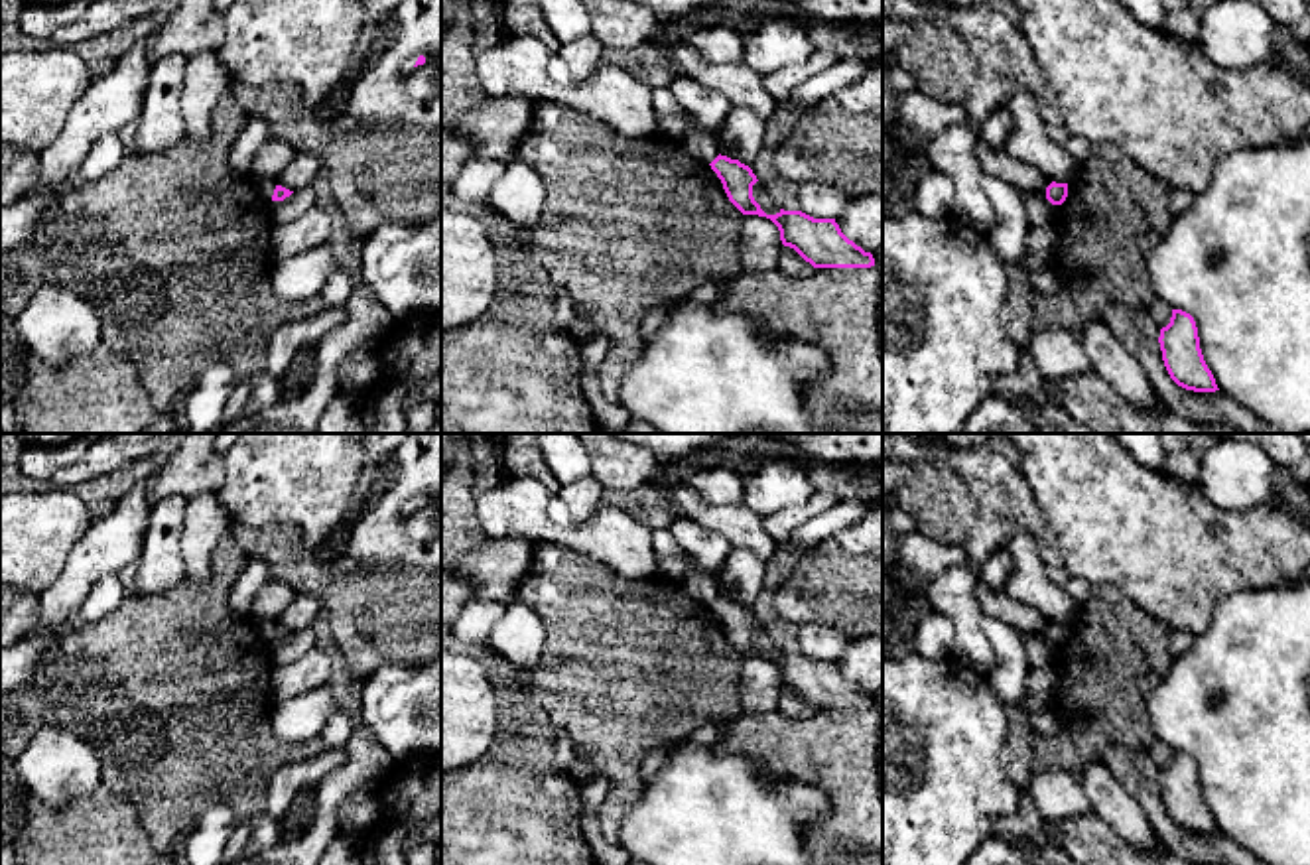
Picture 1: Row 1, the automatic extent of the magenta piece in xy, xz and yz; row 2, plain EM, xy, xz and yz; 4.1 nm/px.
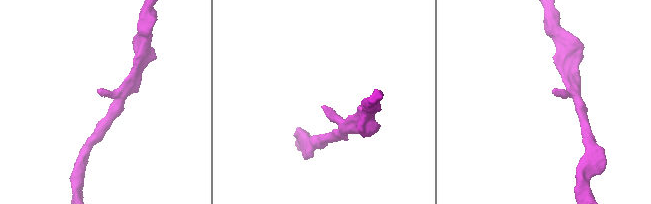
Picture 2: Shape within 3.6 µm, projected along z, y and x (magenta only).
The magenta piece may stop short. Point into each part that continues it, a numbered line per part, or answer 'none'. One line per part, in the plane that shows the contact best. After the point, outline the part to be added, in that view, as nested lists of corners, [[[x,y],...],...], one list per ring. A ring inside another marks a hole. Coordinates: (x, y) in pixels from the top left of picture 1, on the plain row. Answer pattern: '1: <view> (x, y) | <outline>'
none

